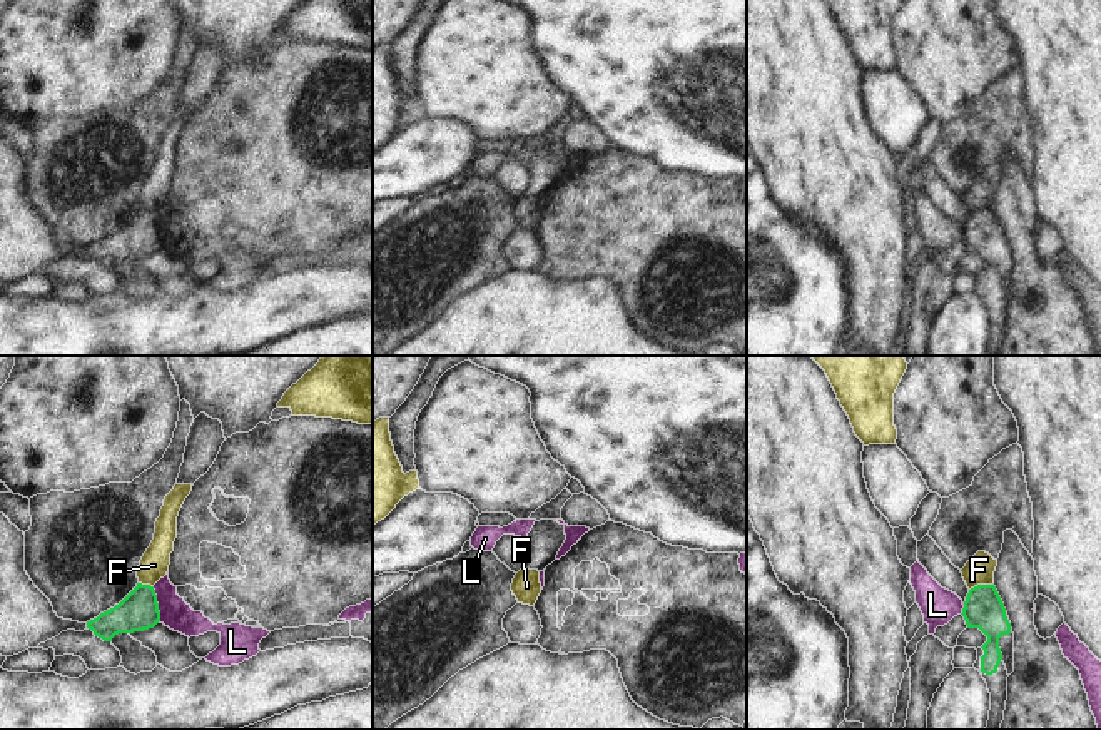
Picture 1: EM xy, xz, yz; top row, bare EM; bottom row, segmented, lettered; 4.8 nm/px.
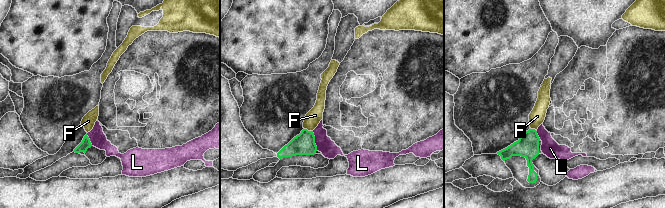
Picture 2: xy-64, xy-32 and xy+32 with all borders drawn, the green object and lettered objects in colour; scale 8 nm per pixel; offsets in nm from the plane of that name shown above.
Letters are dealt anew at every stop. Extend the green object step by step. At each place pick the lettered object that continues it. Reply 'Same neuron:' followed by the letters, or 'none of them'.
Same neuron: none of them

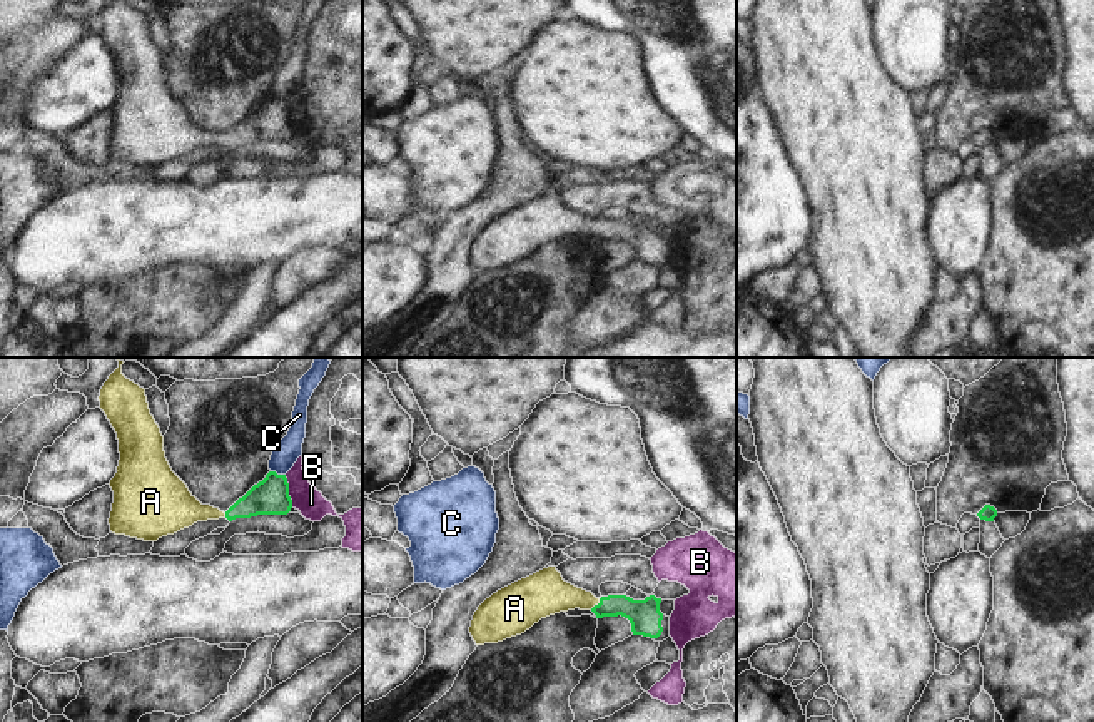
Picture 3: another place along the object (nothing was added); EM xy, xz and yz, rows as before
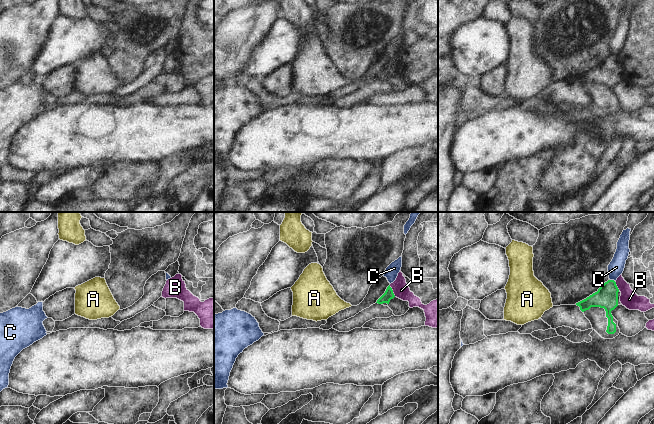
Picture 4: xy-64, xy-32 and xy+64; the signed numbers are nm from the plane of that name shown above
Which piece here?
Same neuron: A

